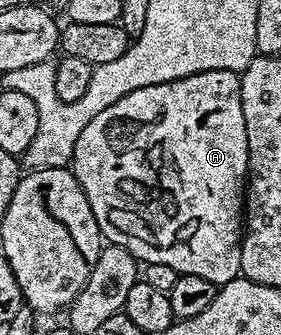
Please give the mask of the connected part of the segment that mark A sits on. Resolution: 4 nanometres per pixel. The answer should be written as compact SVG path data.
M207 71L182 77L178 81L166 81L162 85L146 85L126 93L122 101L114 101L110 109L102 109L74 145L70 164L72 176L80 182L80 188L90 201L90 209L100 226L100 234L111 246L126 249L141 264L157 263L170 265L181 275L206 277L206 281L223 285L241 274L242 261L242 224L246 219L246 180L248 177L248 142L246 141L246 117L242 117L242 93L240 75L234 71Z

